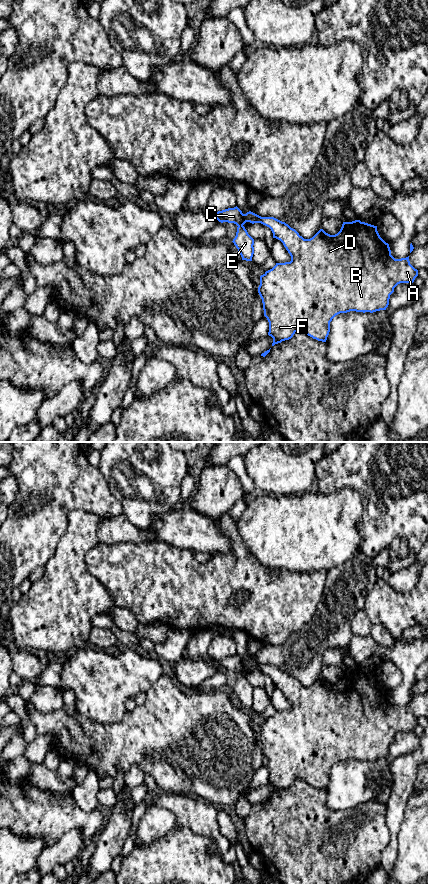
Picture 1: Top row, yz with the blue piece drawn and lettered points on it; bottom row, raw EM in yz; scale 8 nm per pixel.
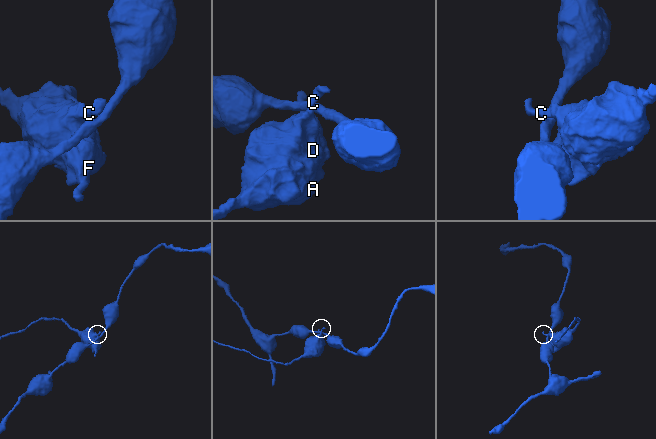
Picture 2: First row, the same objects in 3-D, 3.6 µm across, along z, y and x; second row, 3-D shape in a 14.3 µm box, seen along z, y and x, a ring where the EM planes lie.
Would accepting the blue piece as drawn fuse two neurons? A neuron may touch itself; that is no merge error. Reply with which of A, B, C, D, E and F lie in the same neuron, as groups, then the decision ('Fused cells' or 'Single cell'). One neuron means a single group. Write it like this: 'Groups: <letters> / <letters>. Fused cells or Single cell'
Groups: A B C D F / E. Fused cells

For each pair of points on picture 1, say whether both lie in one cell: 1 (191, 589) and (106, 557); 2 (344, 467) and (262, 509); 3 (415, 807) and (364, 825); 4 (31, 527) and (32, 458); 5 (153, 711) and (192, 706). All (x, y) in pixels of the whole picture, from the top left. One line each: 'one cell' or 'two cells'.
1: one cell
2: two cells
3: two cells
4: one cell
5: one cell

